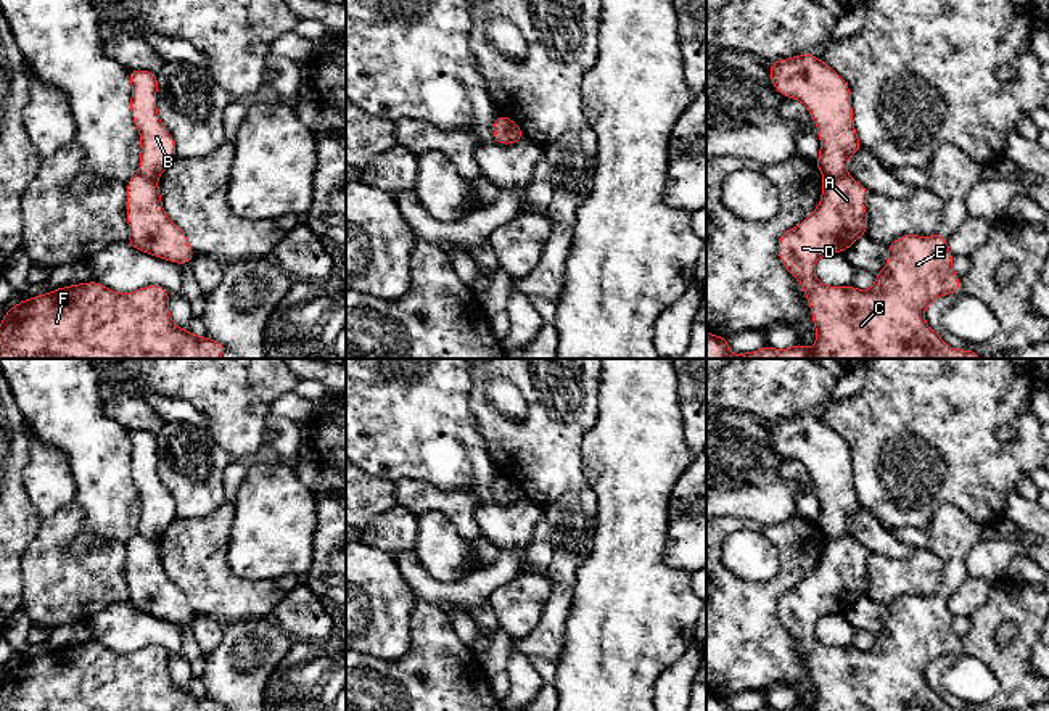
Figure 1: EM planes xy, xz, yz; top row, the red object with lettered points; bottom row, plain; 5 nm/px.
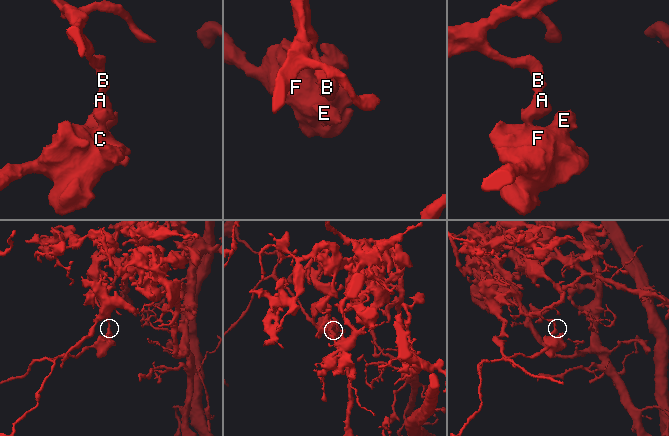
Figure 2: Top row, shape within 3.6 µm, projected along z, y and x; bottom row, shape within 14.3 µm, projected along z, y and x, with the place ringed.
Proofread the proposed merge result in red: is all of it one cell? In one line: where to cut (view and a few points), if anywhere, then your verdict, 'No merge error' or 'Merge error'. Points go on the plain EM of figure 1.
Split along yz (845, 533), (824, 536). Merge error

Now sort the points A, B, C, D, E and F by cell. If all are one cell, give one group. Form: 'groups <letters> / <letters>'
groups A C D E F / B

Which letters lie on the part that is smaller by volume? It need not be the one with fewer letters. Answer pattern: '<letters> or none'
A, C, D, E, F

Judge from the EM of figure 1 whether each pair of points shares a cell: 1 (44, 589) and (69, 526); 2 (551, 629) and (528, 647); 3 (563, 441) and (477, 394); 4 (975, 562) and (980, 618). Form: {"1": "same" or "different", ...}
{"1": "same", "2": "same", "3": "same", "4": "different"}

